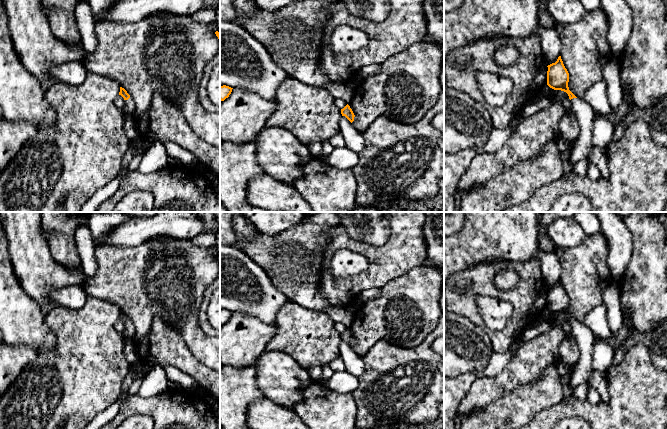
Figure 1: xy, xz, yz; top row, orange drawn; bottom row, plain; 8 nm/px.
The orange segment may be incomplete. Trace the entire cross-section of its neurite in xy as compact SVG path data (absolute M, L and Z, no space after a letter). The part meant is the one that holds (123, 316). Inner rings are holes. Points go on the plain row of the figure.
M120 311L119 319L121 319L124 322L124 324L125 324L124 331L121 334L122 337L123 337L123 339L131 339L131 340L134 340L135 328L134 328L134 325L132 324L132 322L130 321L130 319L122 311Z

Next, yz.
M561 280L555 287L547 290L547 309L554 314L561 314L568 318L571 324L571 337L573 337L579 348L579 359L576 362L574 372L571 375L569 385L563 386L563 402L573 396L573 387L588 383L593 371L592 357L595 343L593 331L583 323L577 322L568 311L569 297L565 292Z

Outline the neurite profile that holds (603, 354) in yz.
M605 342L594 343L592 368L605 373L613 363L615 350Z

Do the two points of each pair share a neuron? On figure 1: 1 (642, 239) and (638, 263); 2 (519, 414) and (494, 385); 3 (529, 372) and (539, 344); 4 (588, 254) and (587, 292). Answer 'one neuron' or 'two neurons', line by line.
1: one neuron
2: two neurons
3: one neuron
4: one neuron

